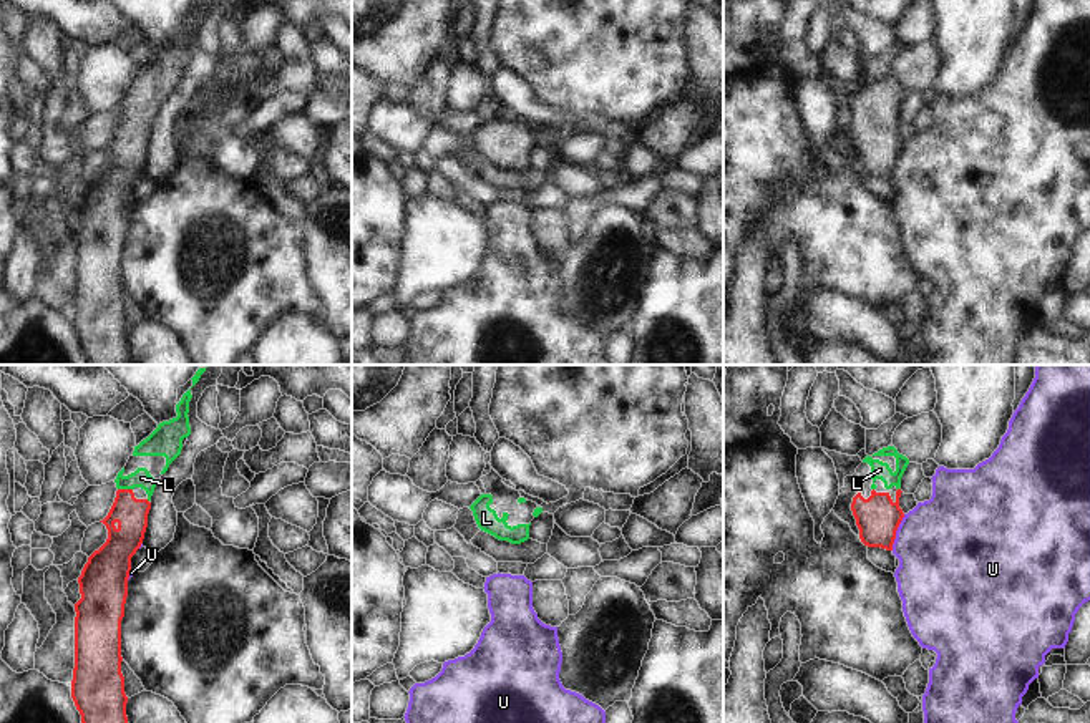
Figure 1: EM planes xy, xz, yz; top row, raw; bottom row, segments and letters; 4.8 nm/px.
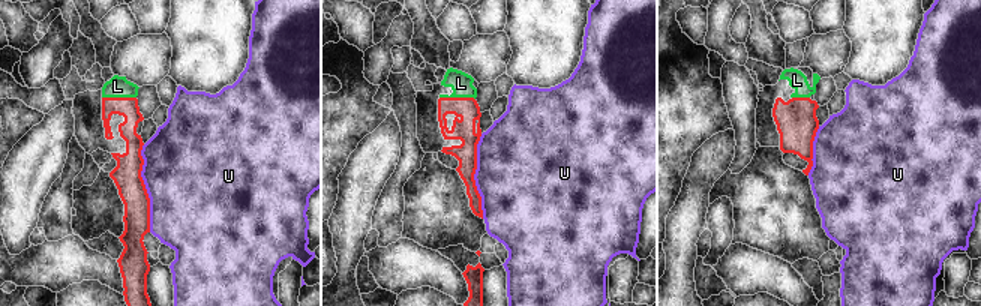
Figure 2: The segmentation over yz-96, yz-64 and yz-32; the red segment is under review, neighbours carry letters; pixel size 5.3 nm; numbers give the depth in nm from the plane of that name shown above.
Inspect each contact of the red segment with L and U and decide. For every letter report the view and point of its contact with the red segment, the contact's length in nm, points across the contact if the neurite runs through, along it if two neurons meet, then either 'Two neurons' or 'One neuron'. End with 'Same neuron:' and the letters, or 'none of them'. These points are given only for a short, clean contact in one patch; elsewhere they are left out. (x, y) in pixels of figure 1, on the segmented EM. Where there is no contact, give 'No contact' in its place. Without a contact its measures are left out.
L: Touches red at xy (125, 490). Shared border 70 nm. Path across: xy (131, 514), (125, 504), (125, 490), (141, 478). One neuron
U: Touches red at yz (895, 533). Shared border 190 nm. Two neurons
Same neuron: L.

